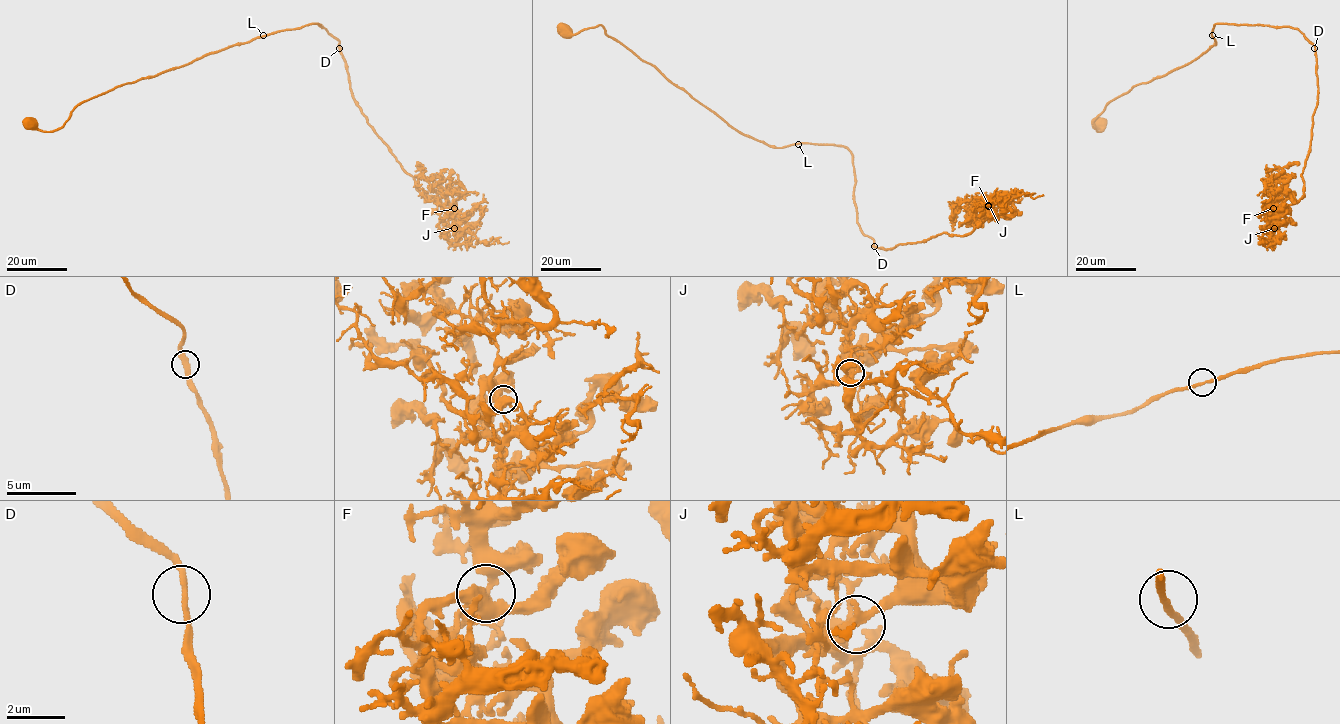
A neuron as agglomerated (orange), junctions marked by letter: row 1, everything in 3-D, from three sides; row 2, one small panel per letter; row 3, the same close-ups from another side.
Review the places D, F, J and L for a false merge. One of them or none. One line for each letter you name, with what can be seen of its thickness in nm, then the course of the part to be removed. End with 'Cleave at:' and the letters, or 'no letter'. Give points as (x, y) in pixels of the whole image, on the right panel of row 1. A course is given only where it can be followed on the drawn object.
Cleave at: no letter

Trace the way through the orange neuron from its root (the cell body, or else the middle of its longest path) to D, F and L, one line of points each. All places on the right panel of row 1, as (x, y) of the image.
D: (1097, 123), (1102, 131), (1093, 120), (1111, 101), (1189, 63), (1215, 44), (1216, 23), (1291, 26), (1315, 48)
F: (1097, 123), (1111, 101), (1215, 44), (1216, 23), (1298, 29), (1315, 46), (1318, 104), (1304, 195), (1273, 208)
L: (1097, 123), (1102, 131), (1096, 129), (1093, 120), (1111, 101), (1133, 86), (1197, 59), (1216, 43), (1212, 35)

